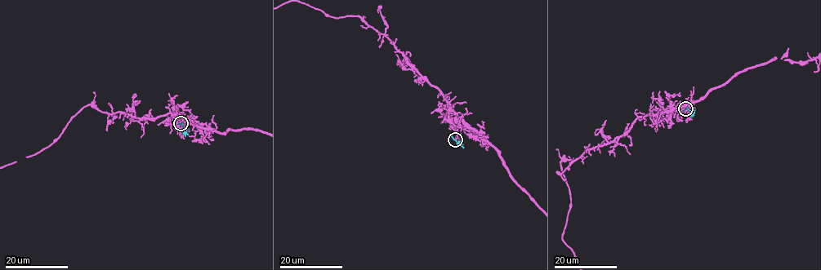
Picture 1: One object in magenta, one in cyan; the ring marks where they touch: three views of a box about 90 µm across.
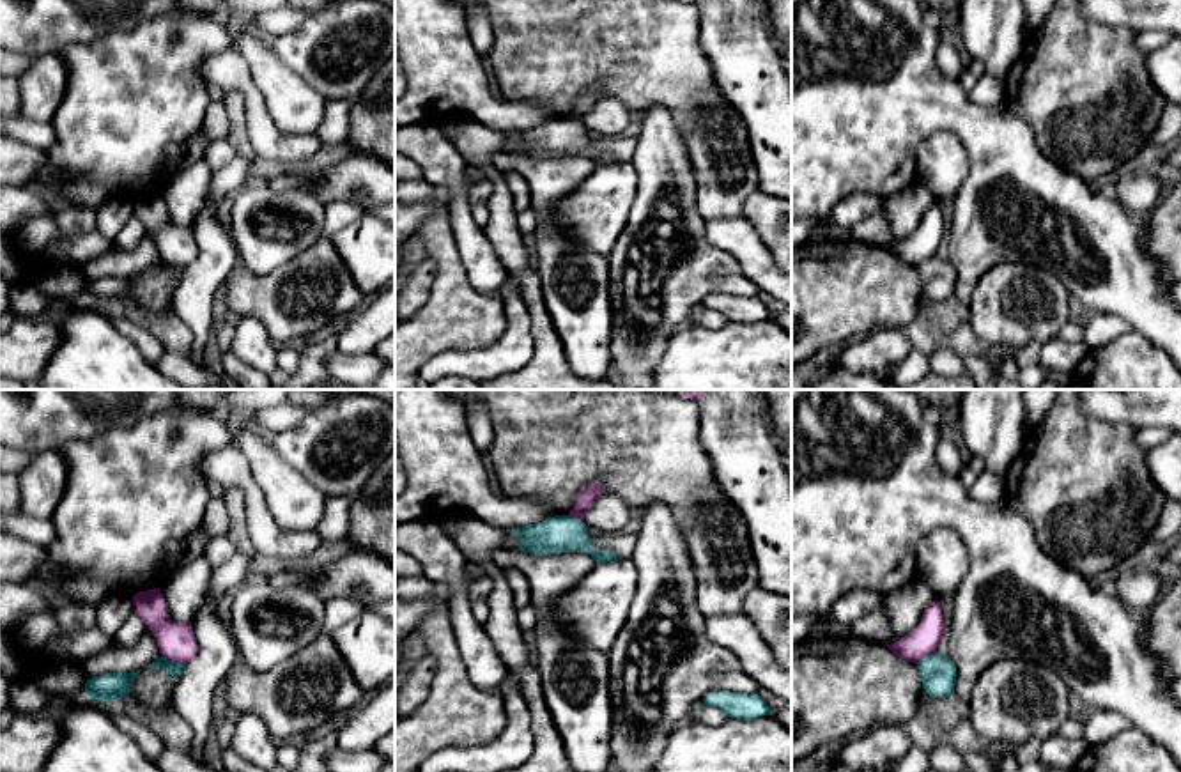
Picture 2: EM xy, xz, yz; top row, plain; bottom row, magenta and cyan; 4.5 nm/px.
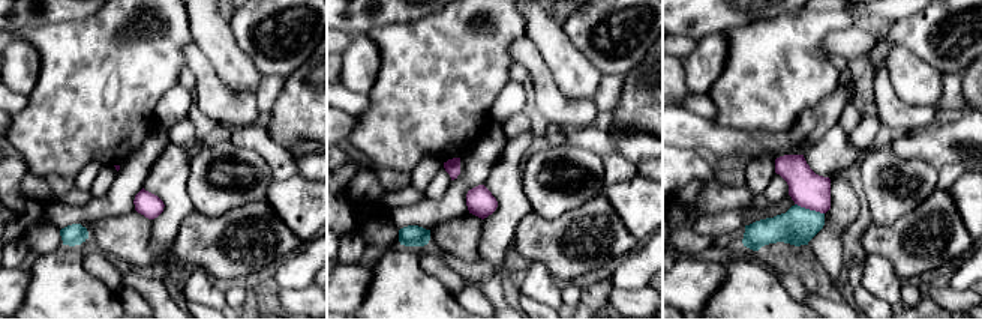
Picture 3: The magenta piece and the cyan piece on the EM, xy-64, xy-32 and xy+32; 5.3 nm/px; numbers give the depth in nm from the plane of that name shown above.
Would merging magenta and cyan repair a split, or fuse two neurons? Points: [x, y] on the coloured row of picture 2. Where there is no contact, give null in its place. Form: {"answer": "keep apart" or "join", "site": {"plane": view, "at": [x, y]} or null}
{"answer": "keep apart", "site": {"plane": "xy", "at": [172, 659]}}

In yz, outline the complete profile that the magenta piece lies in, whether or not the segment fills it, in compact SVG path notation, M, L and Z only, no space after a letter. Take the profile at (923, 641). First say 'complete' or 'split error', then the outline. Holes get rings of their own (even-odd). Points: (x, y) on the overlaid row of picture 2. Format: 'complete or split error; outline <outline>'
complete; outline M933 600L924 609L919 625L899 641L887 645L887 648L894 655L917 664L924 657L937 652L944 632L946 621L942 606L938 600Z

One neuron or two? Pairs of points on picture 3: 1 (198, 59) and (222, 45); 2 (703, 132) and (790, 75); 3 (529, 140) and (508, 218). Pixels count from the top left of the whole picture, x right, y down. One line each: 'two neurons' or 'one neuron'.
1: two neurons
2: two neurons
3: one neuron

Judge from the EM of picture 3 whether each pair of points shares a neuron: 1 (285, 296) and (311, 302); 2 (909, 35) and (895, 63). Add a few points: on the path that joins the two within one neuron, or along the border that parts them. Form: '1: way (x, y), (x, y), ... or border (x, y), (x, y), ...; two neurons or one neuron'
1: way (291, 302), (305, 302); one neuron
2: border (885, 50), (903, 47), (933, 66); two neurons

